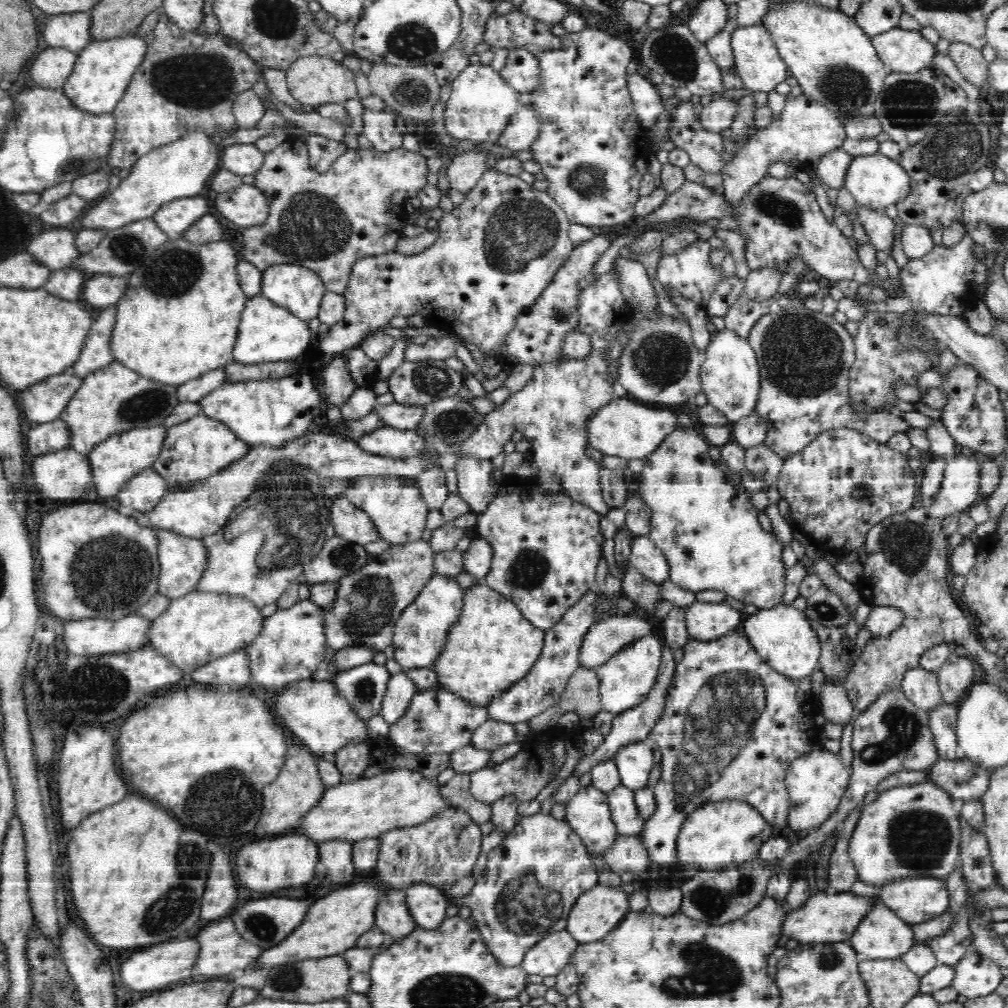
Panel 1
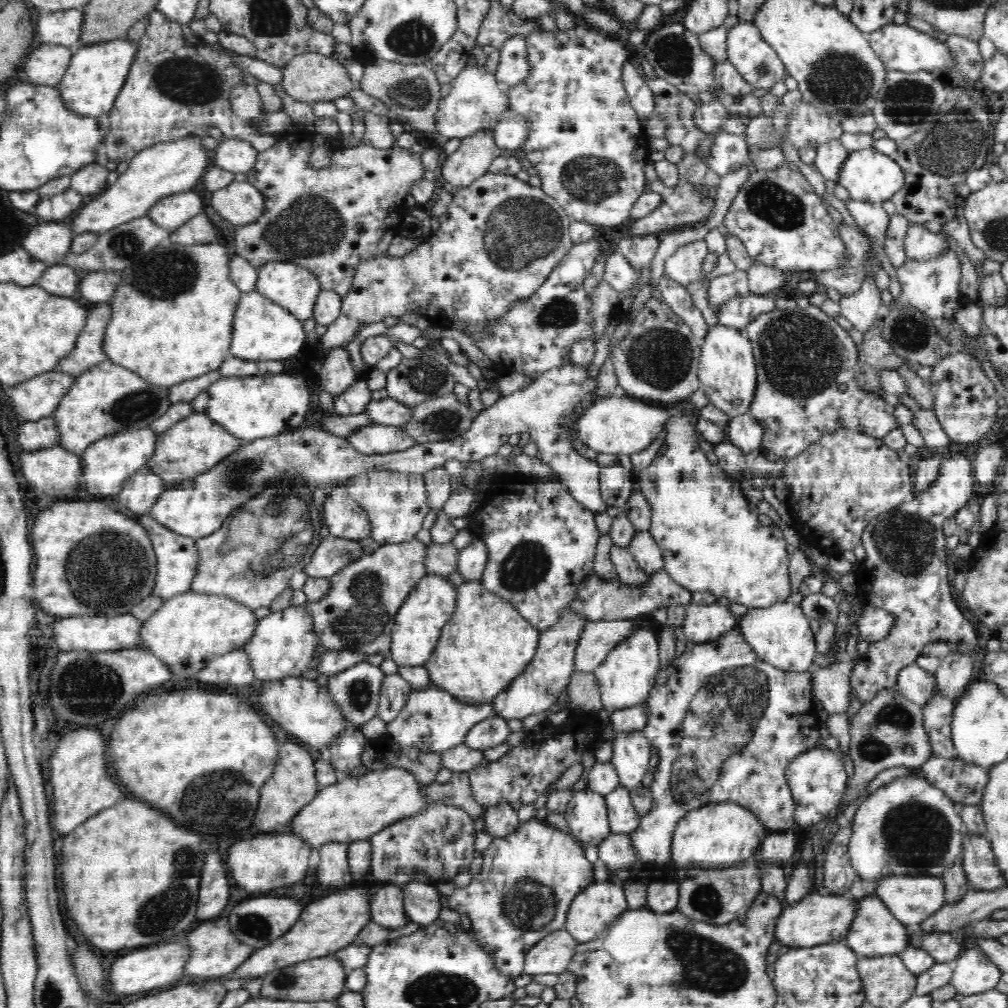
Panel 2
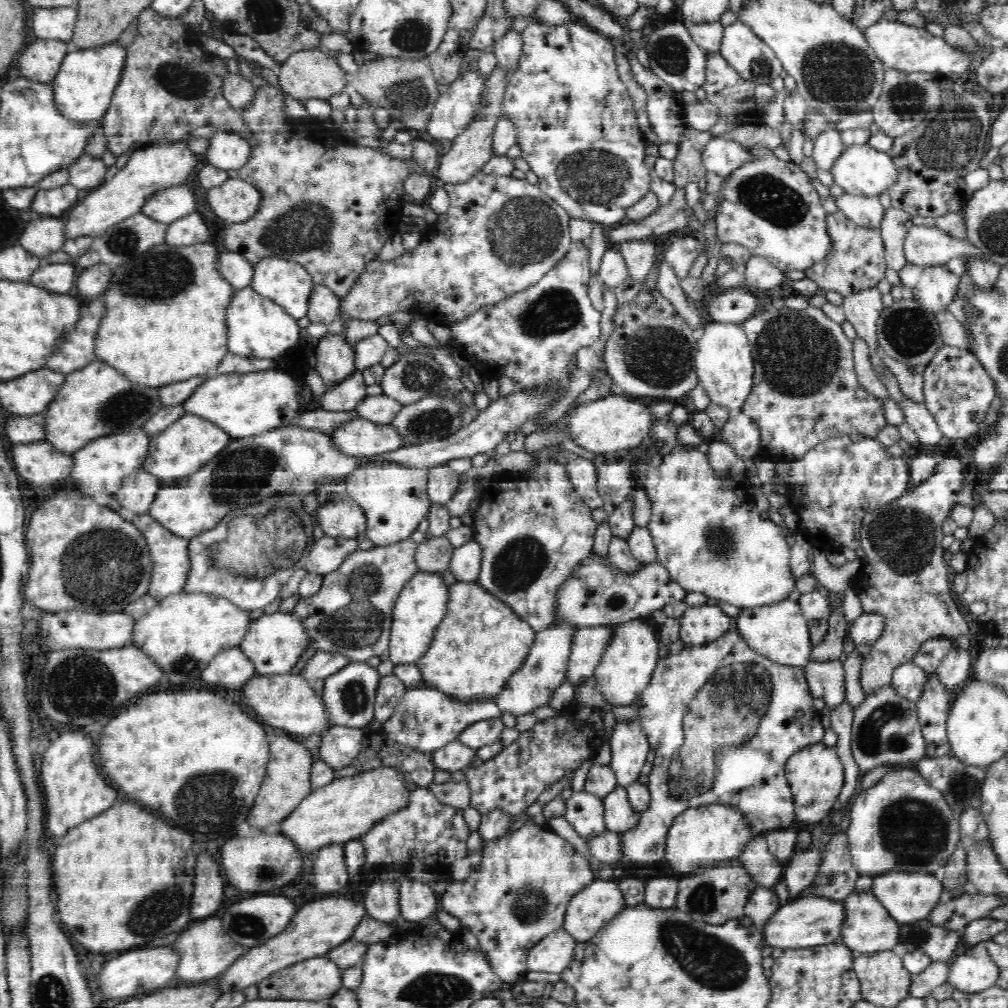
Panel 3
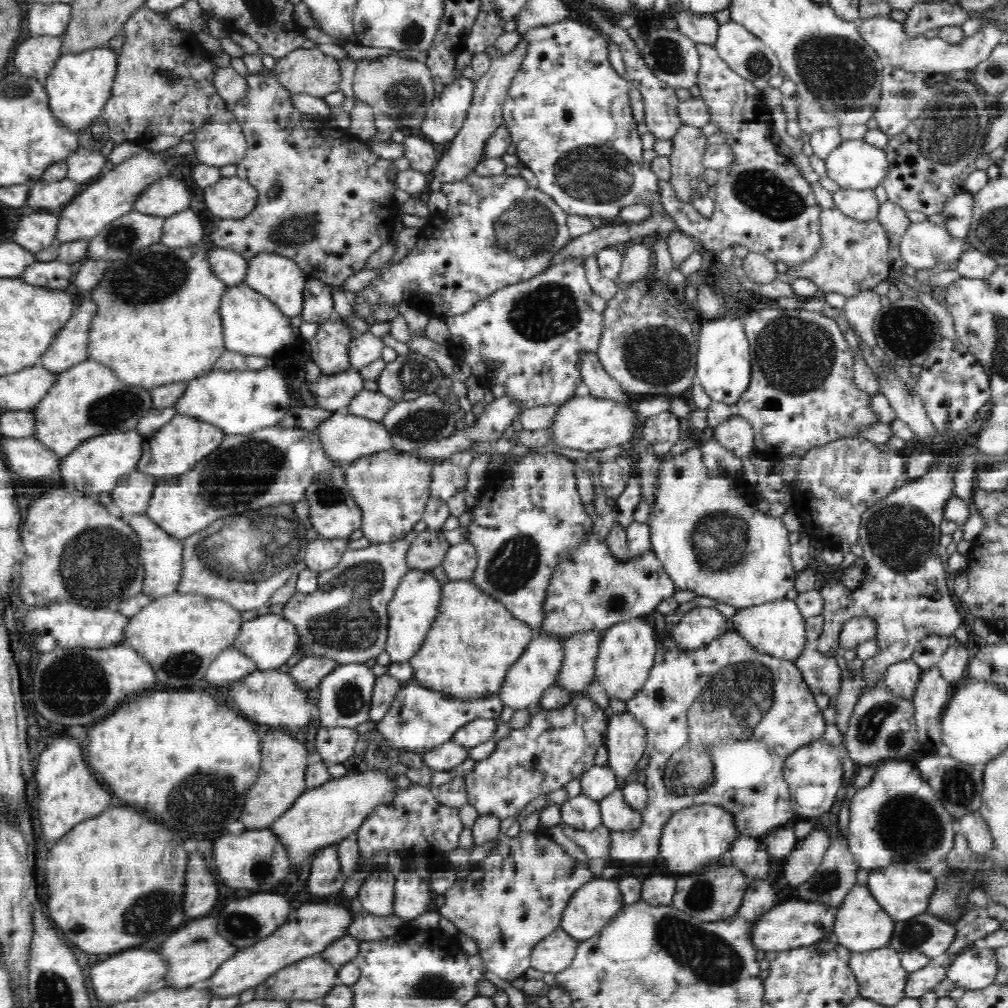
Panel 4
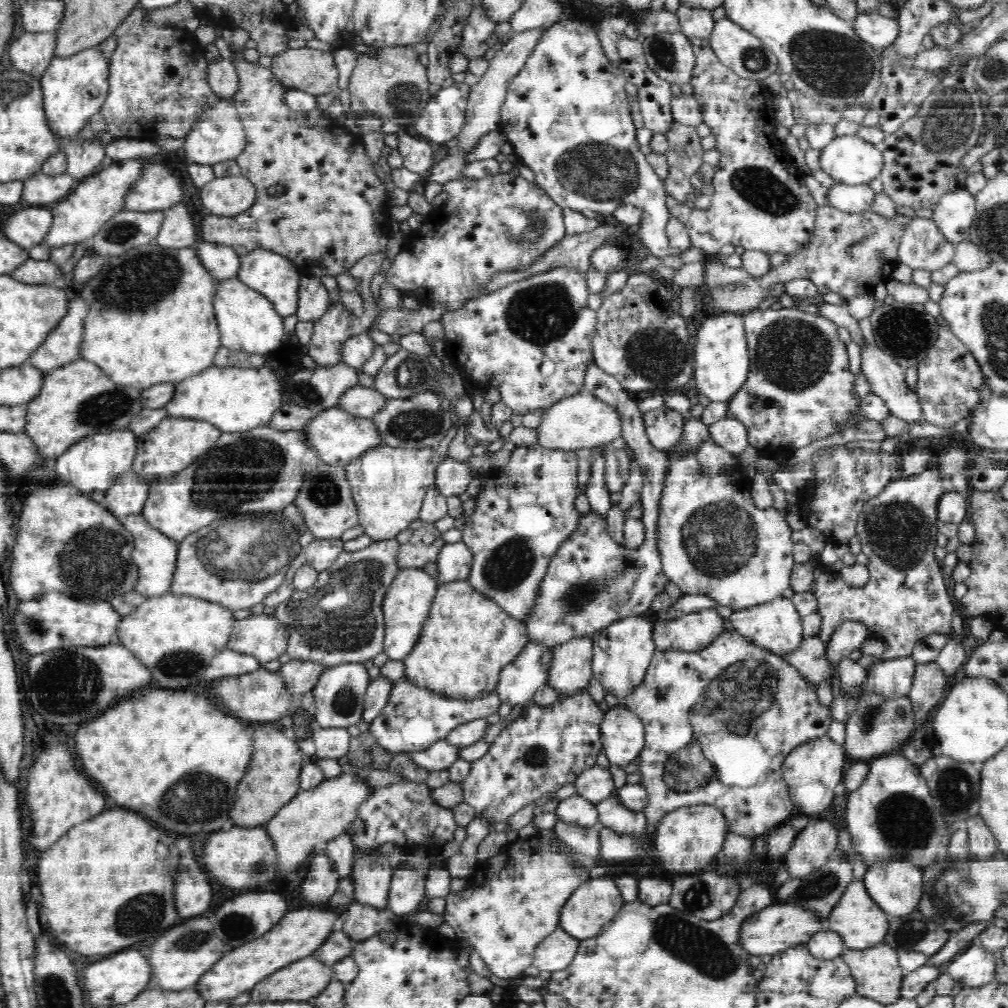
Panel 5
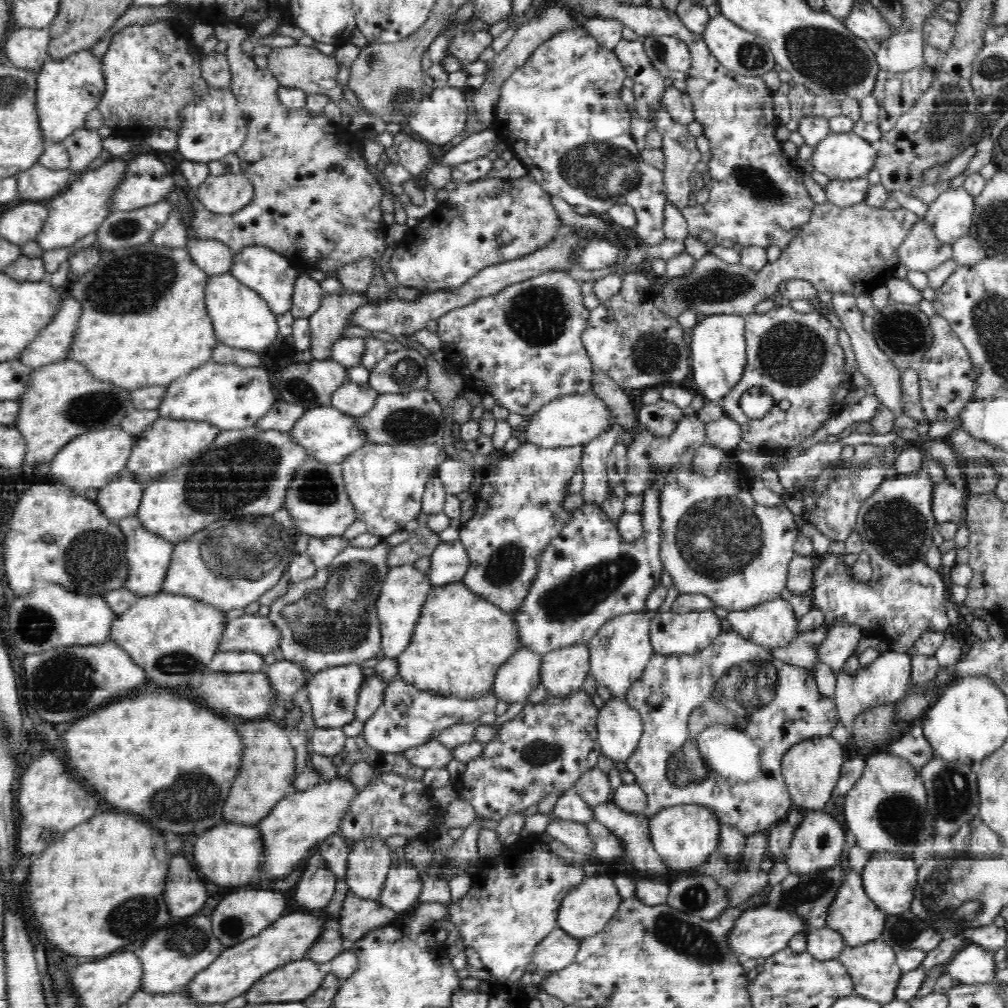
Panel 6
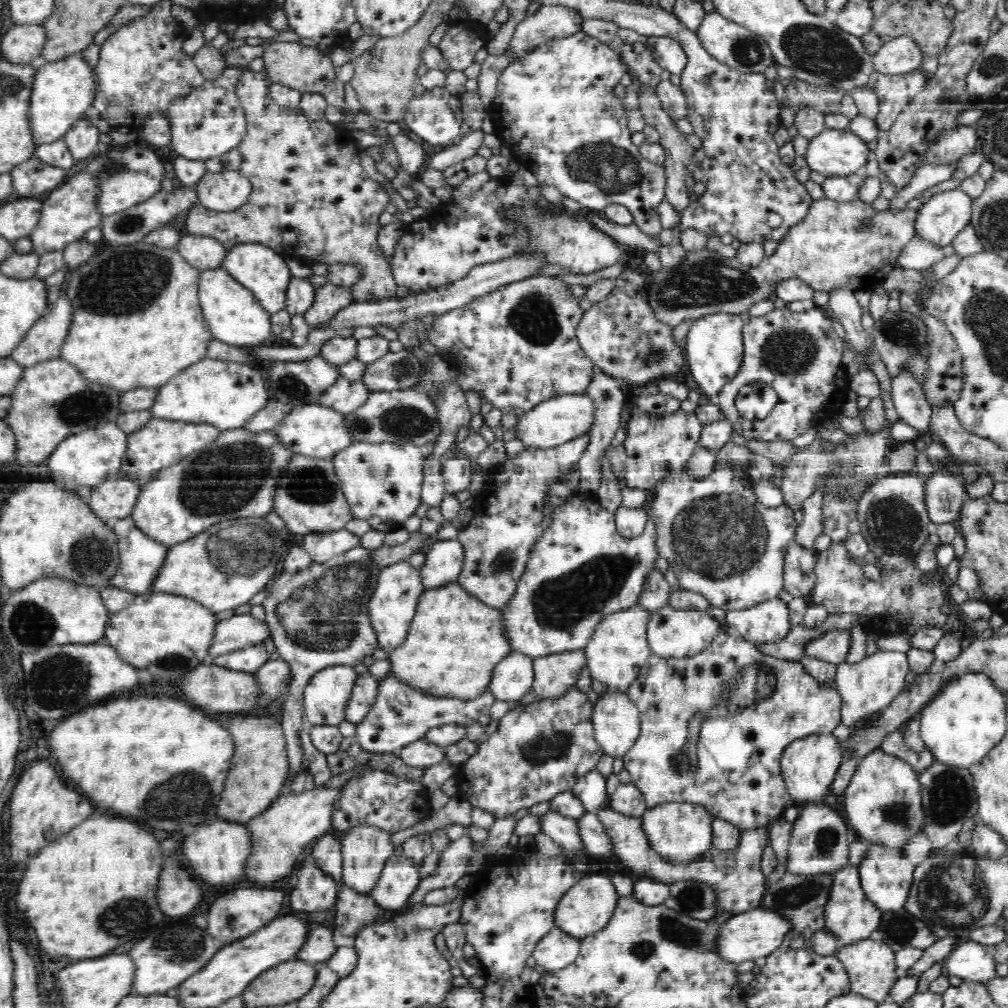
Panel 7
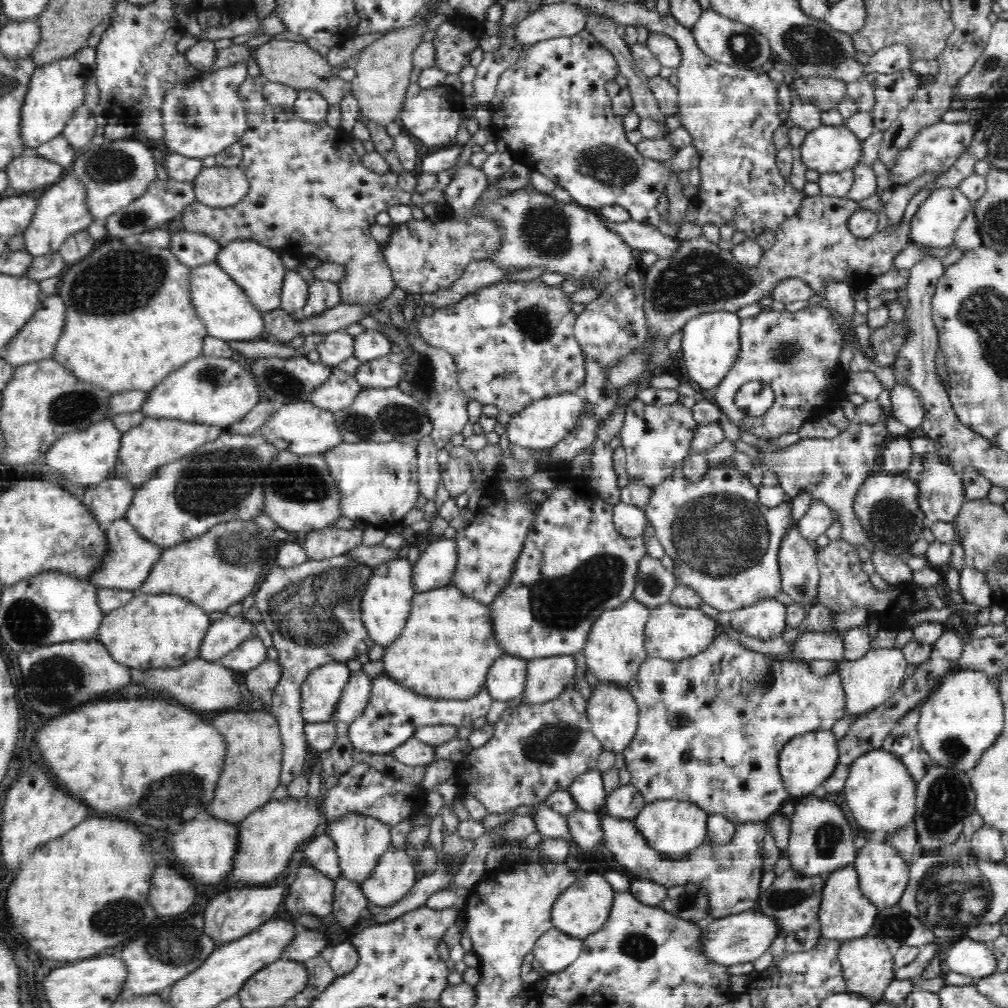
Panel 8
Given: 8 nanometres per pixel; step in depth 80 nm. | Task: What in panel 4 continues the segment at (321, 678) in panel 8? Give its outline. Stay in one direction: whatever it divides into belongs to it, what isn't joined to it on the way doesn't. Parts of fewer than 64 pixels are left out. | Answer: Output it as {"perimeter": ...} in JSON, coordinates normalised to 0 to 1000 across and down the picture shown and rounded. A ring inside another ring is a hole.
{"perimeter":[[[349,658],[335,661],[320,673],[316,680],[315,702],[317,702],[317,723],[325,724],[332,721],[354,722],[357,718],[368,716],[369,689],[374,676],[369,662],[363,658]]]}

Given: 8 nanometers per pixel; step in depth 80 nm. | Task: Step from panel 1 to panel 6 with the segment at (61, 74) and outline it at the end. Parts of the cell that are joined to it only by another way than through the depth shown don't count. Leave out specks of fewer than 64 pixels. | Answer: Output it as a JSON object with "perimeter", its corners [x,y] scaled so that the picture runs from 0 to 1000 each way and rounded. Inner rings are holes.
{"perimeter":[[[49,28],[19,29],[8,38],[4,52],[12,65],[39,73],[49,56],[52,34]]]}

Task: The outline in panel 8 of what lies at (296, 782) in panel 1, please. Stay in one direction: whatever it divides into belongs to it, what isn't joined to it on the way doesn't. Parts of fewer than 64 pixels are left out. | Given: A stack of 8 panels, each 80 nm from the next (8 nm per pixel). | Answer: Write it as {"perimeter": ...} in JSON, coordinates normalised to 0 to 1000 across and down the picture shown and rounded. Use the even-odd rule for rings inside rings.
{"perimeter":[[[252,705],[247,707],[239,706],[221,706],[216,707],[212,714],[212,720],[216,720],[216,724],[220,724],[220,728],[224,728],[226,734],[226,750],[224,750],[224,764],[220,768],[220,774],[216,776],[216,788],[207,800],[207,808],[212,813],[220,813],[228,816],[239,816],[244,811],[247,811],[253,804],[258,804],[270,795],[272,784],[279,779],[281,757],[281,737],[277,724],[276,714],[268,707],[262,705]]]}

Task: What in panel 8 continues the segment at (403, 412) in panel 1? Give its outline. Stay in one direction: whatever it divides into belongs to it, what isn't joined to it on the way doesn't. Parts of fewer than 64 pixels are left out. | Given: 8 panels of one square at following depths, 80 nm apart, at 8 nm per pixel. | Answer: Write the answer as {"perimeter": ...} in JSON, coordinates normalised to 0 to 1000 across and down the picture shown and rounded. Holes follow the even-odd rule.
{"perimeter":[[[331,364],[331,374],[315,384],[309,397],[313,403],[334,410],[347,405],[361,387],[353,374],[344,373]]]}

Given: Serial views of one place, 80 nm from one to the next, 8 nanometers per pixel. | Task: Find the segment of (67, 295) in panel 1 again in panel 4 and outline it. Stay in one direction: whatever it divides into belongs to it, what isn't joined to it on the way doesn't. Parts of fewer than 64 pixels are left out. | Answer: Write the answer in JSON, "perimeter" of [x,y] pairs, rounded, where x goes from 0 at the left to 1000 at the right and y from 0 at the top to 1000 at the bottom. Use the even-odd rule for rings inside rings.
{"perimeter":[[[36,260],[24,274],[28,282],[50,289],[64,290],[71,282],[71,262],[58,260]]]}

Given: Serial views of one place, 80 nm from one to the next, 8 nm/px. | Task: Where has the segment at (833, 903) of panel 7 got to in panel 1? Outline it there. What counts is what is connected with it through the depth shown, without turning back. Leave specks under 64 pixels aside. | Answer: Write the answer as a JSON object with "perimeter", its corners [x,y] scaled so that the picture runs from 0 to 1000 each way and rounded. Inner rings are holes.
{"perimeter":[[[875,895],[851,918],[843,934],[852,953],[889,953],[909,937],[907,919]]]}

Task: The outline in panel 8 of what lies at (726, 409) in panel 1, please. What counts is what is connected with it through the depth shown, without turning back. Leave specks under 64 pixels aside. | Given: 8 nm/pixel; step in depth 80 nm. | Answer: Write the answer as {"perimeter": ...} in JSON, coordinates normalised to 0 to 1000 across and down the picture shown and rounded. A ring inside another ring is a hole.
{"perimeter":[[[708,310],[691,313],[678,323],[677,356],[685,379],[702,394],[720,377],[720,373],[728,367],[728,361],[734,357],[735,321],[736,316],[730,311]]]}

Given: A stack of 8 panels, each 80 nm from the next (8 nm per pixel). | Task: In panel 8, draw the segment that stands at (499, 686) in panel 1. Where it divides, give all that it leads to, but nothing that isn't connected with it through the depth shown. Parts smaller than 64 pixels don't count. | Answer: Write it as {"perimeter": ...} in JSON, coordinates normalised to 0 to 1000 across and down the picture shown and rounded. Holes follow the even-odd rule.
{"perimeter":[[[444,579],[410,593],[410,604],[397,632],[384,643],[382,669],[427,692],[463,693],[481,683],[486,662],[502,644],[490,625],[489,605]]]}

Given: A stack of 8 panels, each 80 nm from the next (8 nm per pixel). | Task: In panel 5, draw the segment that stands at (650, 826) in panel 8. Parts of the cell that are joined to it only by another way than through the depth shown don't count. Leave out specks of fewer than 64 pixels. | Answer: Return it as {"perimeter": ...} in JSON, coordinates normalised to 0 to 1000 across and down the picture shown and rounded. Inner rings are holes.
{"perimeter":[[[703,797],[680,800],[664,806],[653,818],[651,845],[663,866],[688,867],[704,855],[709,855],[711,848],[719,842],[723,827],[722,812],[711,800],[704,800]]]}

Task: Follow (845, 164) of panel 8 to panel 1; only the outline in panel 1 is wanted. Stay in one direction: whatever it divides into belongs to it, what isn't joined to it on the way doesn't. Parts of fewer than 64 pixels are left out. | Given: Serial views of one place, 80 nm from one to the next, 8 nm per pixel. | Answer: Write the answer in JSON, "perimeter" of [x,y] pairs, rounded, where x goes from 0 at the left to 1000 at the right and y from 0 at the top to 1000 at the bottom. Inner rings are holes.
{"perimeter":[[[871,151],[863,155],[850,155],[843,164],[837,187],[851,199],[853,206],[877,210],[898,196],[906,194],[906,178],[891,159],[885,159]]]}

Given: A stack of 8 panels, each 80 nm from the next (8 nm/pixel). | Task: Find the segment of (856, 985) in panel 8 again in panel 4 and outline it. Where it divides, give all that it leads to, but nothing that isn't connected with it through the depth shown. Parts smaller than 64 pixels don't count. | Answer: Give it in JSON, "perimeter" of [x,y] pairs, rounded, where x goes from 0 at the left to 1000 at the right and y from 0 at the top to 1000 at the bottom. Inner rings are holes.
{"perimeter":[[[881,938],[856,945],[847,944],[842,957],[853,978],[853,989],[886,999],[900,988],[903,965],[894,957],[892,942]]]}

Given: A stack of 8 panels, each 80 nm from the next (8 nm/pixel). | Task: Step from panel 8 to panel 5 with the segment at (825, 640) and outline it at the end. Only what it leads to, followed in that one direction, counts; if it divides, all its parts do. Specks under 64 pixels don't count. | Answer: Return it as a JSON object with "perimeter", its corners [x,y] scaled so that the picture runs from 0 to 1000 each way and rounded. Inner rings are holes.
{"perimeter":[[[840,615],[824,631],[820,650],[830,658],[831,655],[840,653],[849,643],[853,643],[853,640],[863,631],[865,630],[862,619],[852,615]]]}

